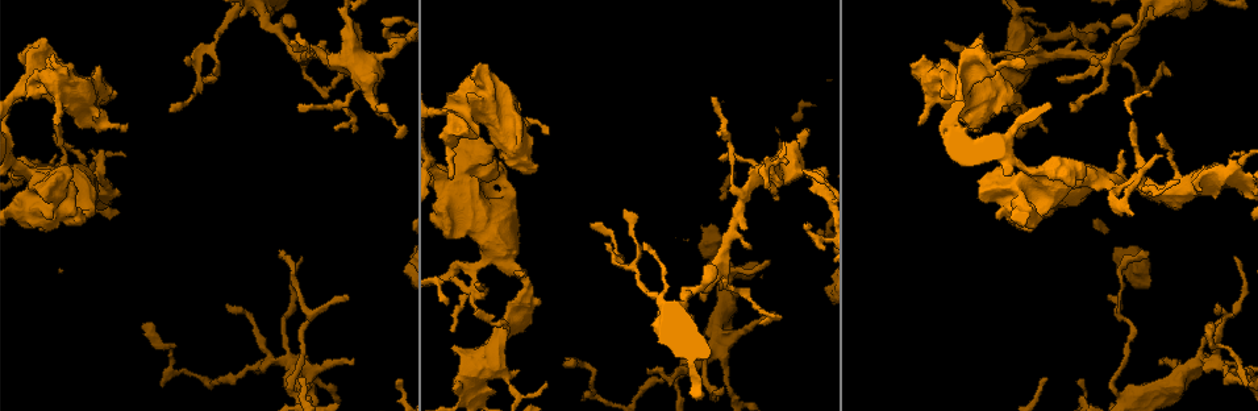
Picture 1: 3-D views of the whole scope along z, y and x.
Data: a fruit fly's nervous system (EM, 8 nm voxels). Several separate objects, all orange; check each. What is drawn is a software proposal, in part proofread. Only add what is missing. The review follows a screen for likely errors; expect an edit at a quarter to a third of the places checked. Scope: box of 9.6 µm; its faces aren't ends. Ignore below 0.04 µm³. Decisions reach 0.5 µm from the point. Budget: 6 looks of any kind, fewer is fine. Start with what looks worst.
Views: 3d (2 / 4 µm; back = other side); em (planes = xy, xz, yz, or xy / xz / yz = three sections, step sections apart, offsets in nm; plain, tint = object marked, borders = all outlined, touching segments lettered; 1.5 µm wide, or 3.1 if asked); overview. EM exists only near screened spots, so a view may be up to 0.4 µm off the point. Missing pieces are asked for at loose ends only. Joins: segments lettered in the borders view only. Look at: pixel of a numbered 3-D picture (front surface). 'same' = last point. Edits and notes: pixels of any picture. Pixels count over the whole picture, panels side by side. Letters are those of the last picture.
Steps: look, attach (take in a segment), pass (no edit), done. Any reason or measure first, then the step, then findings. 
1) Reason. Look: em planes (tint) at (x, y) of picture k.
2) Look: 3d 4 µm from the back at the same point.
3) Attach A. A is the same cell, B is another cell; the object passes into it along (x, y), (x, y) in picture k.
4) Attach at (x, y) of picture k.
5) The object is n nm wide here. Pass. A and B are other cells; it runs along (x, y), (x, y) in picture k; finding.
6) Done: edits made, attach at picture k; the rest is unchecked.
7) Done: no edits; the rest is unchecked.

An open end. Look: em planes (borders) at (302, 260) of picture 1.

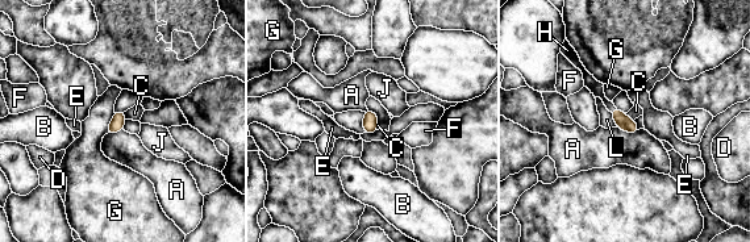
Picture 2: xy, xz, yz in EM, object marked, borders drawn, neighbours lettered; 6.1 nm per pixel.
Attach at (590, 82) of picture 2. H is the same cell, A, B, C, D, E, F, G, J and L are other cells; the neuron continues.

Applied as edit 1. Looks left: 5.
Look: overview.

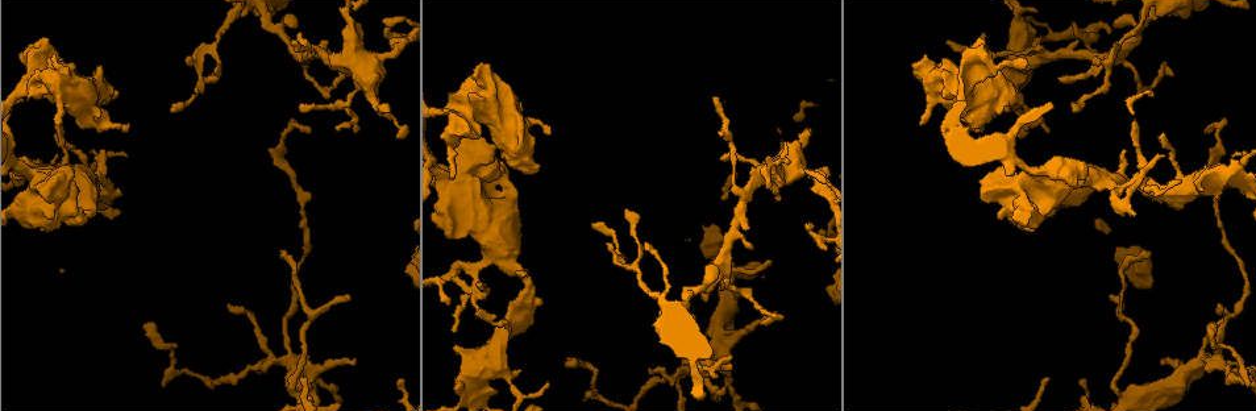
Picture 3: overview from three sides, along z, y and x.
Look: 3d 4 µm from the back at (783, 316) of picture 3.

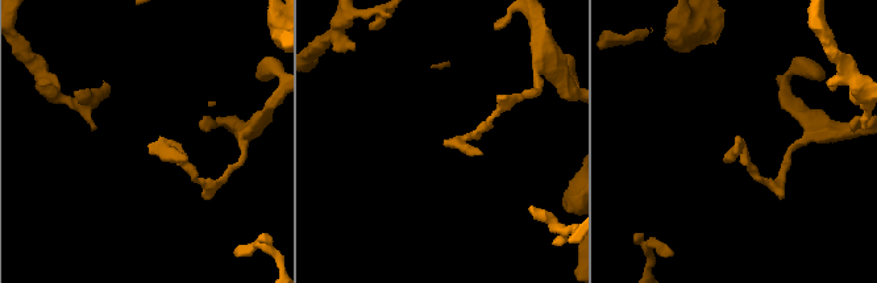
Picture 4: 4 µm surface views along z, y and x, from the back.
Need the tissue. Look: em planes (tint) at (742, 145) of picture 4.

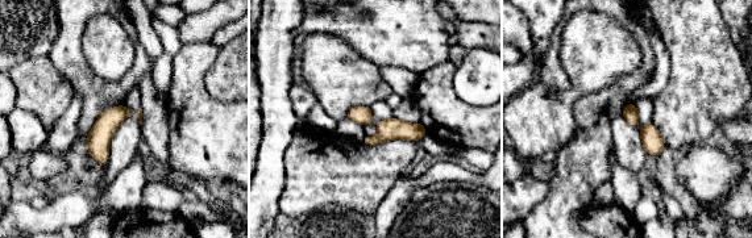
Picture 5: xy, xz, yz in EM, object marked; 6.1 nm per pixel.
Look: em planes (borders) at the same point.

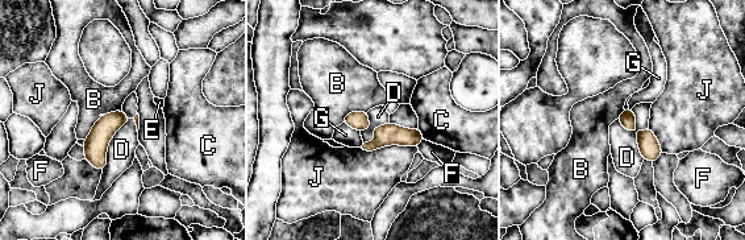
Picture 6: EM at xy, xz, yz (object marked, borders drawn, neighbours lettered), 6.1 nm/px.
Pass. B, C, D, E, F, G and J are other cells; it runs along (419, 137), (383, 137), (363, 147) in picture 6; none of them fits.

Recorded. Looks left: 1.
Done: edits made, attach at picture 2; the rest is unchecked.

